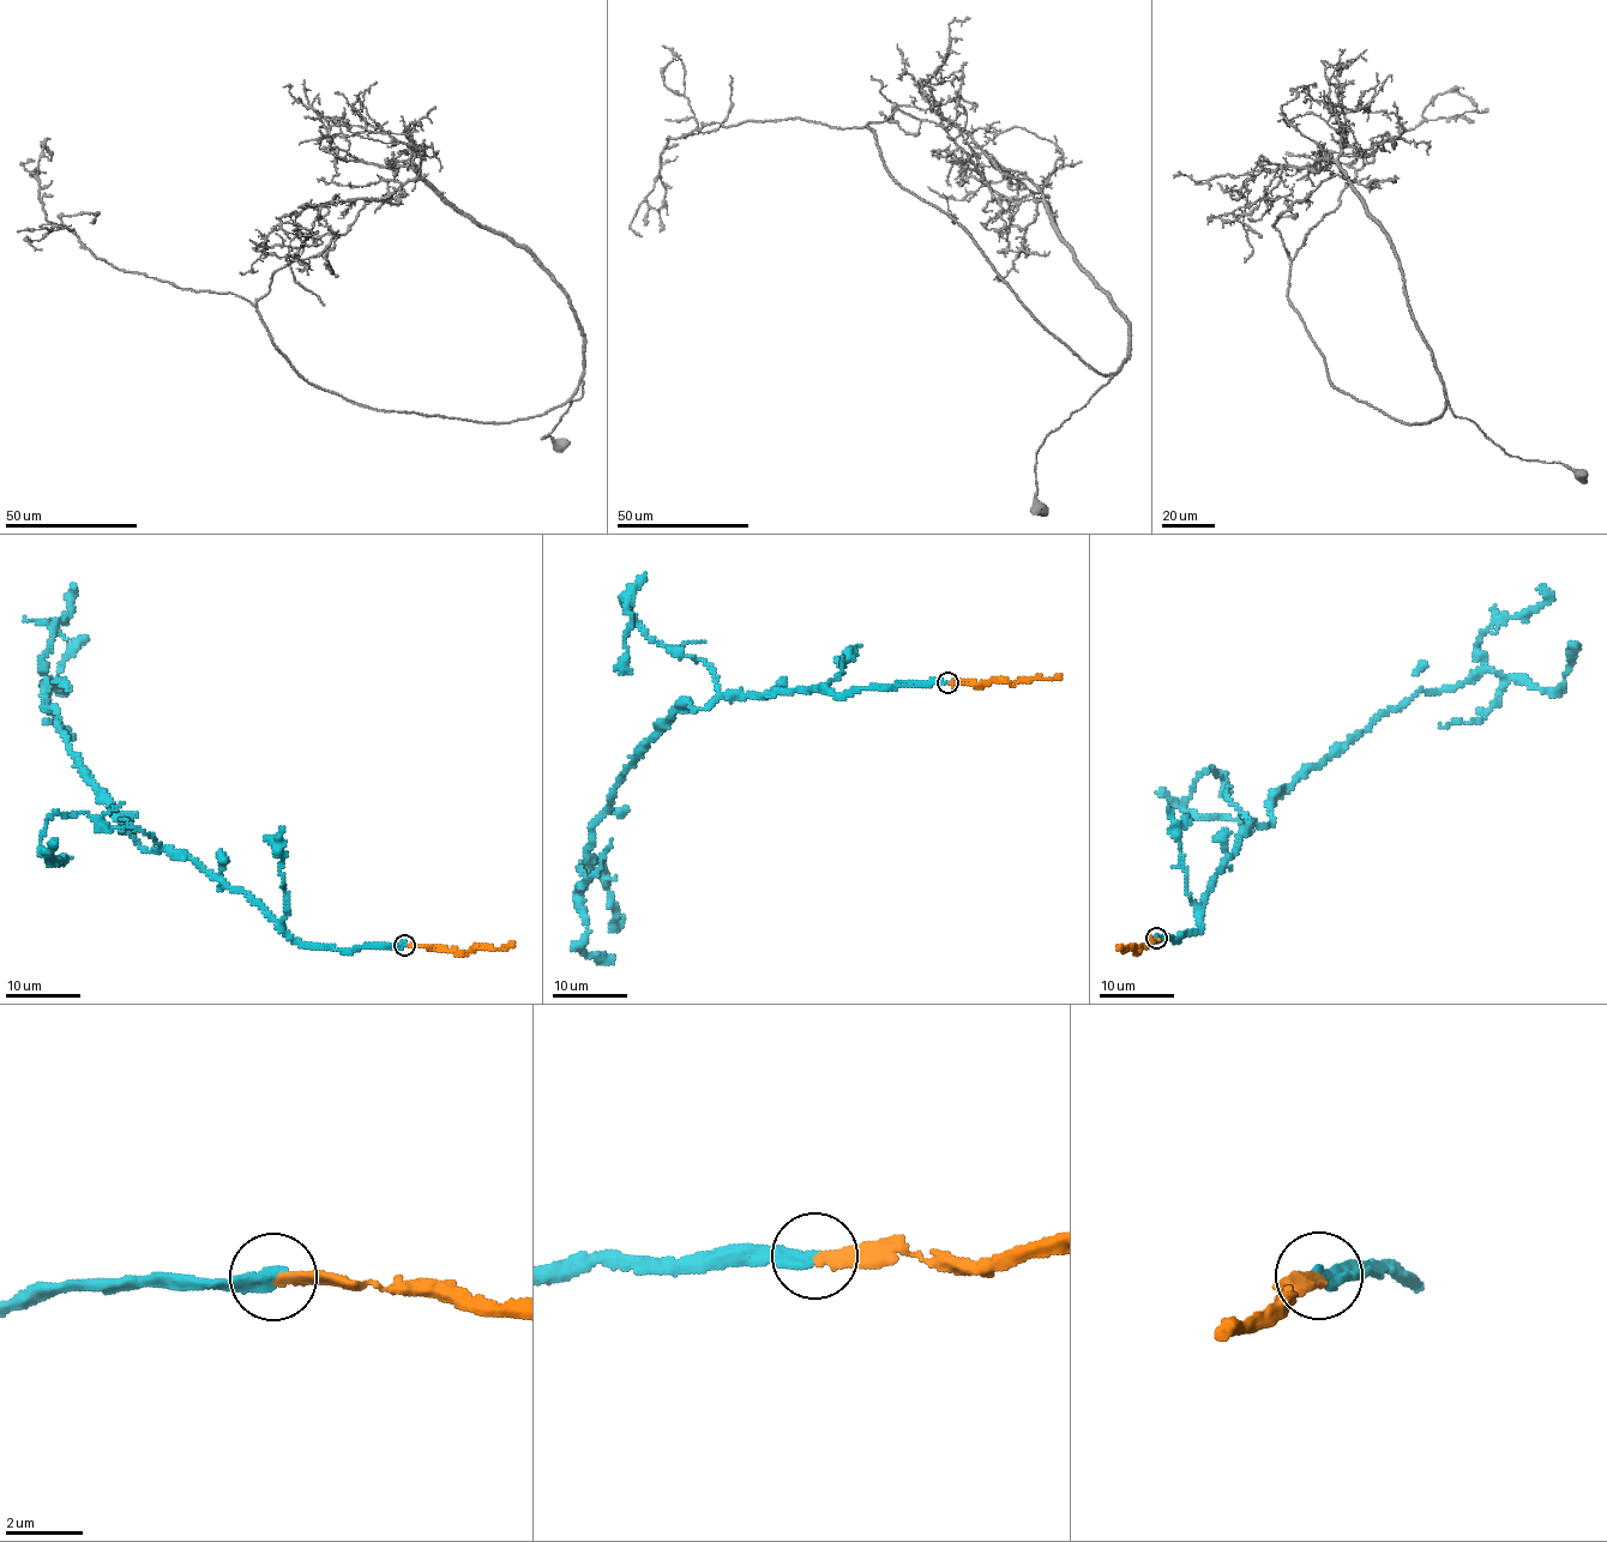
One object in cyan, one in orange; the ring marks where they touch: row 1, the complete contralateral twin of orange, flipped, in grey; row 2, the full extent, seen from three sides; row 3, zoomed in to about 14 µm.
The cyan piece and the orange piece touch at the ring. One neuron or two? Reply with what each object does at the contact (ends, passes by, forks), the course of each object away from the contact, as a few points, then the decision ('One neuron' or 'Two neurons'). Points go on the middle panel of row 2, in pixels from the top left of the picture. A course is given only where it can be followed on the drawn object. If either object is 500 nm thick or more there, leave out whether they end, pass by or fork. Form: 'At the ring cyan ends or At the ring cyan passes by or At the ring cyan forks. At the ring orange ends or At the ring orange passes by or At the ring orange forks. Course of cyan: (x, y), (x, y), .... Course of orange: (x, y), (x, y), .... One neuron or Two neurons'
At the ring cyan ends. At the ring orange ends. Course of cyan: (949, 682), (729, 694), (704, 708), (685, 702), (593, 826), (582, 890), (588, 937), (578, 947), (613, 957). Course of orange: (949, 682), (1057, 680), (1061, 675). One neuron

